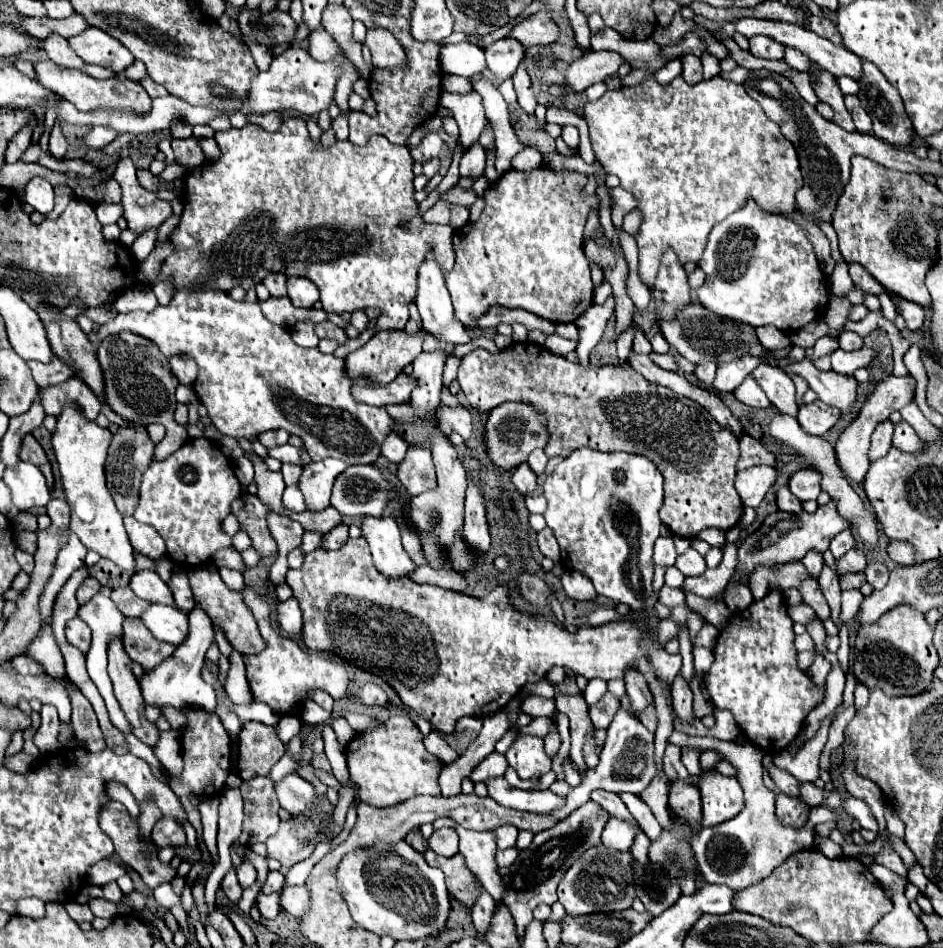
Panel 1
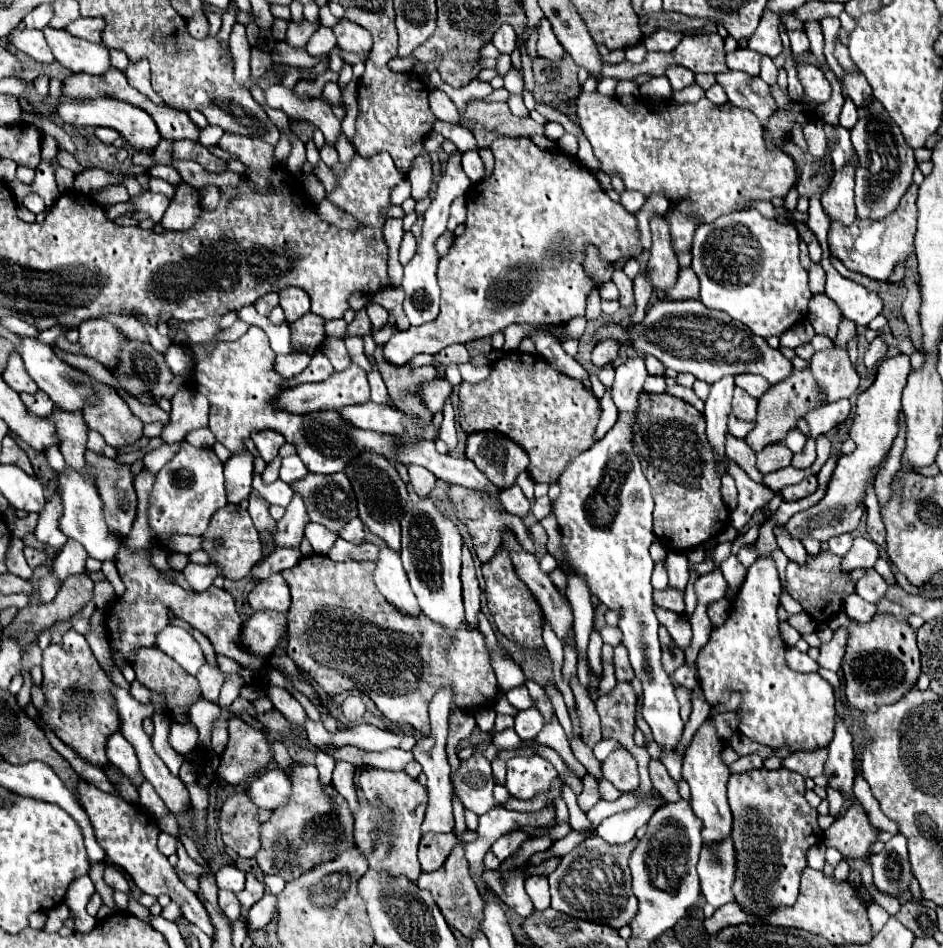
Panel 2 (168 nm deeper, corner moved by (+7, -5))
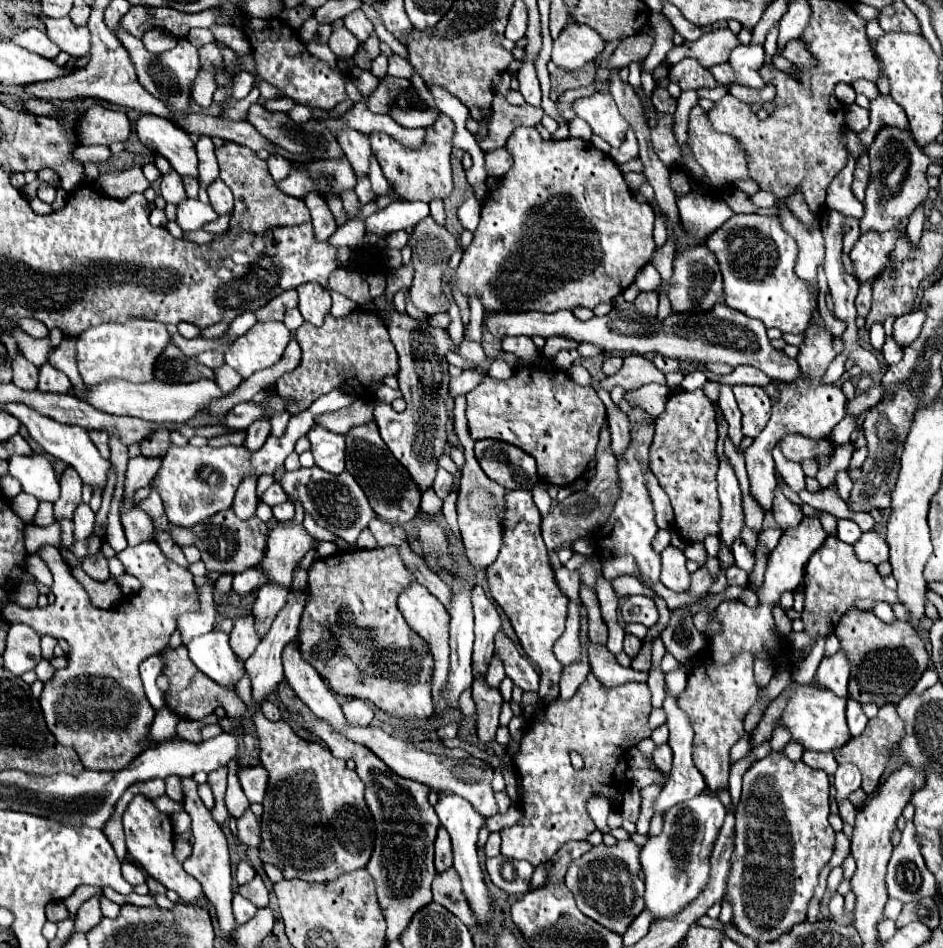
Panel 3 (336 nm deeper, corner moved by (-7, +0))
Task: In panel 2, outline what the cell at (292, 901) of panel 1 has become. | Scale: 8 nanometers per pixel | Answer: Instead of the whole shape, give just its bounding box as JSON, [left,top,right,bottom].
[247,892,277,930]

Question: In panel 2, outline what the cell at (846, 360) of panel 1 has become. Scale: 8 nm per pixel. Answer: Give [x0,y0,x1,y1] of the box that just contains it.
[865,338,887,368]

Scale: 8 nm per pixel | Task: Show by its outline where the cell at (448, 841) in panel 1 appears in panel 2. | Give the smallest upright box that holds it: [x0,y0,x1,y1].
[419,832,457,872]

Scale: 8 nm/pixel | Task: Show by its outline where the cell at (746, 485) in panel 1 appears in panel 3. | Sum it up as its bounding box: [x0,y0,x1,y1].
[829,415,857,446]

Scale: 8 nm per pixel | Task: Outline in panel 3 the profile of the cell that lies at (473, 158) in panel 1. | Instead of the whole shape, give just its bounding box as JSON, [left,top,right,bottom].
[485,149,513,177]

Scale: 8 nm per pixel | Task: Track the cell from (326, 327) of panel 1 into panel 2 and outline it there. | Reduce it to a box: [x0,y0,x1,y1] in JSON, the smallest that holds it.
[321,336,351,370]

